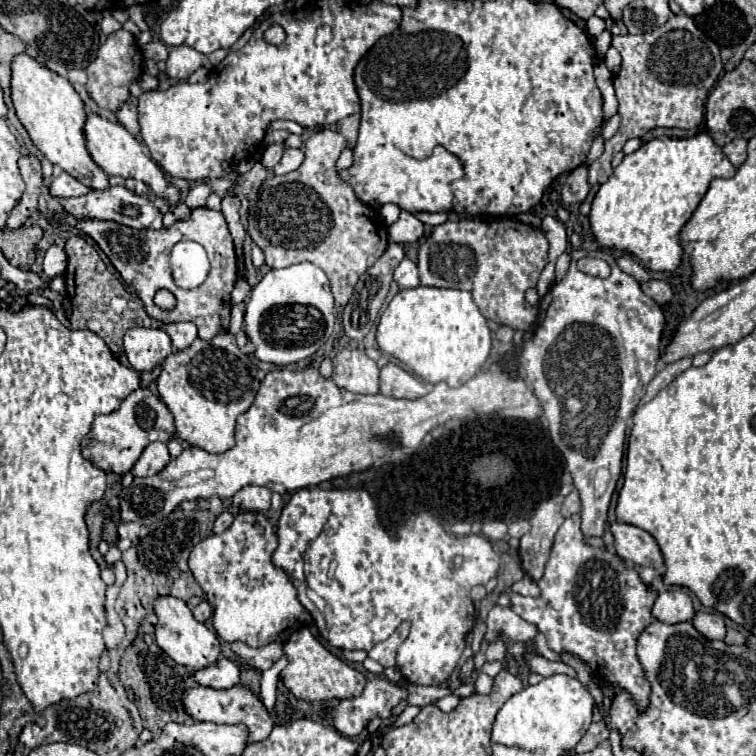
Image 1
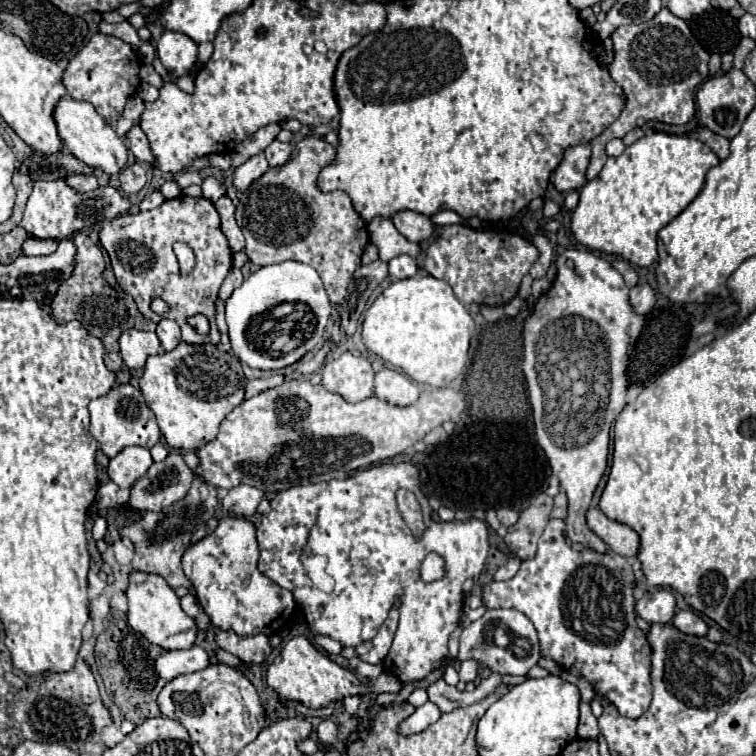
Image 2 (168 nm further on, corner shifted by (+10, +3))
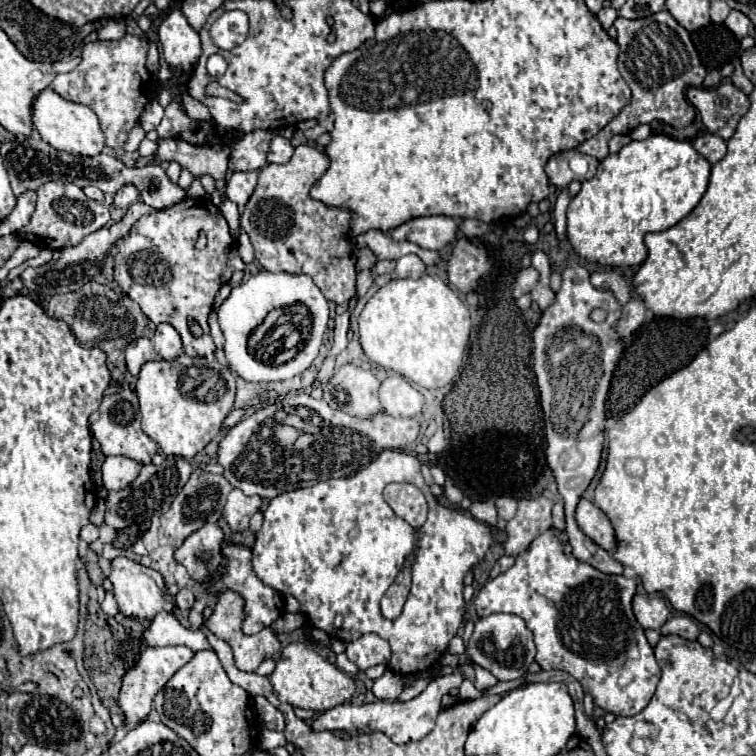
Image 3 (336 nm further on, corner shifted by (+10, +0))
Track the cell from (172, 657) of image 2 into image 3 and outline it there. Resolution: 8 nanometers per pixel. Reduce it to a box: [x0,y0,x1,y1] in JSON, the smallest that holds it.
[120,645,194,727]

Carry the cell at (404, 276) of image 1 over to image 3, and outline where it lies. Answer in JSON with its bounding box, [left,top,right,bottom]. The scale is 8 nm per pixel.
[394,255,424,279]

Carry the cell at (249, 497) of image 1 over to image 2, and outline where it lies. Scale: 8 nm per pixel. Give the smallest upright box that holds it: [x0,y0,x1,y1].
[222,486,264,518]

